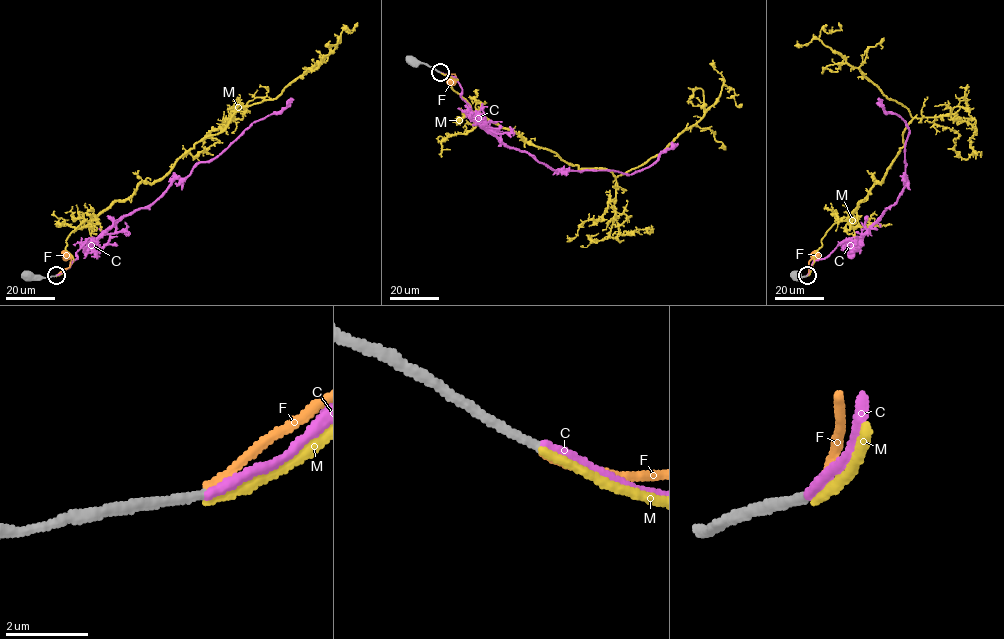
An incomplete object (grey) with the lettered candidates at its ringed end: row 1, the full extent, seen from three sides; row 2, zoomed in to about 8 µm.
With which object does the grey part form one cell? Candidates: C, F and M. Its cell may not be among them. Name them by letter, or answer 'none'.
C

